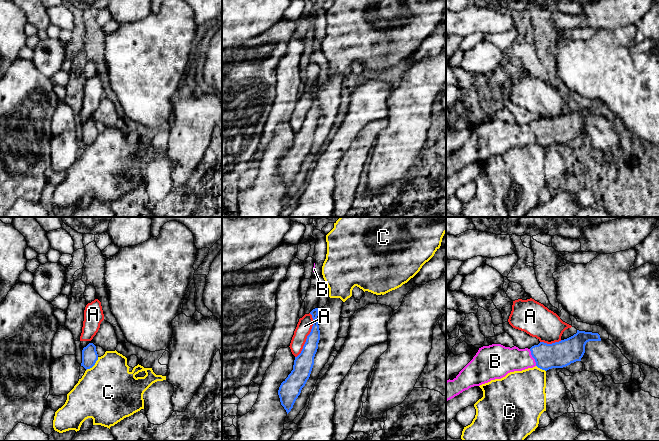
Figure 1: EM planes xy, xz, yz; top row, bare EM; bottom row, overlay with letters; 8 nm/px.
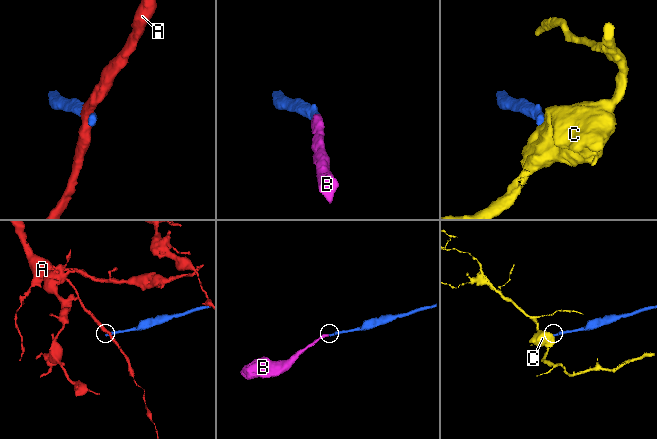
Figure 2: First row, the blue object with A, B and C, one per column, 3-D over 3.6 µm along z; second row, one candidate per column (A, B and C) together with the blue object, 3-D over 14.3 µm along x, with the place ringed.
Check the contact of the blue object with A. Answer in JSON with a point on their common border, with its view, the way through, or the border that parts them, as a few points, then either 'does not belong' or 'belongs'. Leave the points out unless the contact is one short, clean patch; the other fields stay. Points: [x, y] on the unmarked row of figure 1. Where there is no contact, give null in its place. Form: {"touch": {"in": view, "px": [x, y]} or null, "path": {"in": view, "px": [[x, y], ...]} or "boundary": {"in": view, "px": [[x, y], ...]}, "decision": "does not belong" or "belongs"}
{"touch": {"in": "xz", "px": [308, 111]}, "boundary": {"in": "xz", "px": [[310, 89], [313, 95], [311, 107], [302, 126], [295, 133]]}, "decision": "does not belong"}

